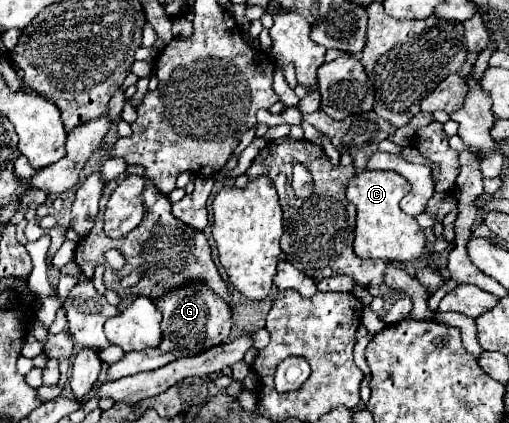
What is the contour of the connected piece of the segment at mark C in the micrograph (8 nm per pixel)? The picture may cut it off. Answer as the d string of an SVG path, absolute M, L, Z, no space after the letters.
M363 170L357 176L353 176L353 180L349 180L349 184L347 184L347 200L351 204L355 204L355 208L357 208L353 252L359 258L381 258L381 260L391 260L391 262L409 262L409 260L415 260L415 258L421 256L421 252L425 248L425 236L421 234L421 228L415 222L415 218L407 216L399 208L401 198L409 190L411 190L409 182L403 176L399 176L397 172L391 172L391 170Z

